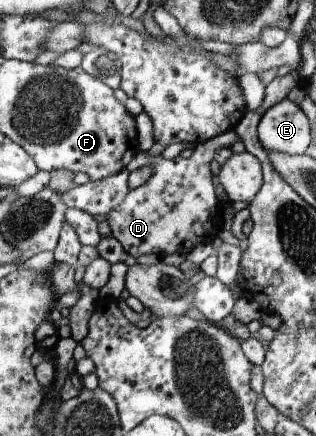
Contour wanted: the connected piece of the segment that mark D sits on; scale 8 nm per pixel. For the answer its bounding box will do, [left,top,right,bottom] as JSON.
[106,129,239,255]

